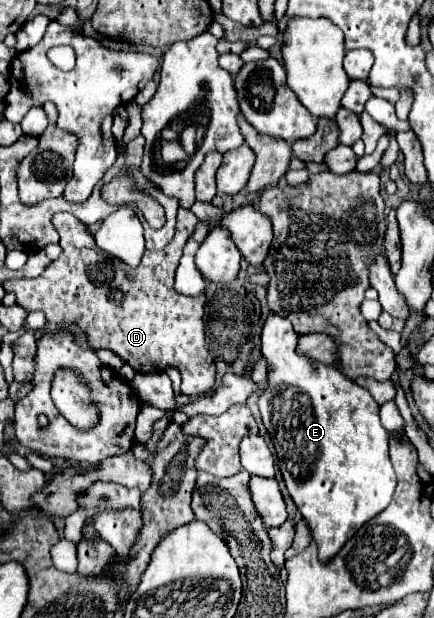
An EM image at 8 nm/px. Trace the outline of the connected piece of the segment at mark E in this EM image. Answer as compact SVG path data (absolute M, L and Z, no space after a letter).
M270 314L264 320L260 342L262 354L272 366L268 372L270 388L258 400L262 422L274 442L276 456L280 460L278 468L284 476L286 488L306 520L312 542L318 546L318 560L326 564L336 556L336 552L340 552L346 540L350 540L370 518L380 514L392 500L396 474L388 458L390 434L382 428L378 416L380 406L366 388L348 380L336 364L316 364L294 352L298 336L286 318Z

